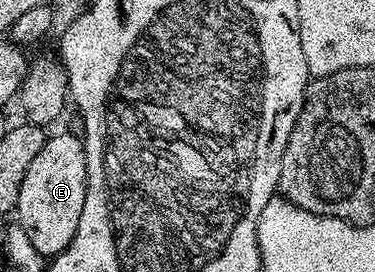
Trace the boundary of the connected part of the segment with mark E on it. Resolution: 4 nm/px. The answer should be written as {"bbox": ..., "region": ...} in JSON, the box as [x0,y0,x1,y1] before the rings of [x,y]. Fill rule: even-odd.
{"bbox":[16,134,86,256],"region":[[[53,134],[47,137],[44,148],[40,148],[40,156],[32,160],[28,172],[24,172],[24,184],[20,184],[20,196],[16,207],[17,225],[21,226],[24,236],[32,240],[32,248],[43,256],[53,256],[64,252],[68,244],[72,244],[72,236],[76,236],[76,228],[80,228],[80,212],[84,212],[84,196],[86,195],[86,143],[74,134]]]}

